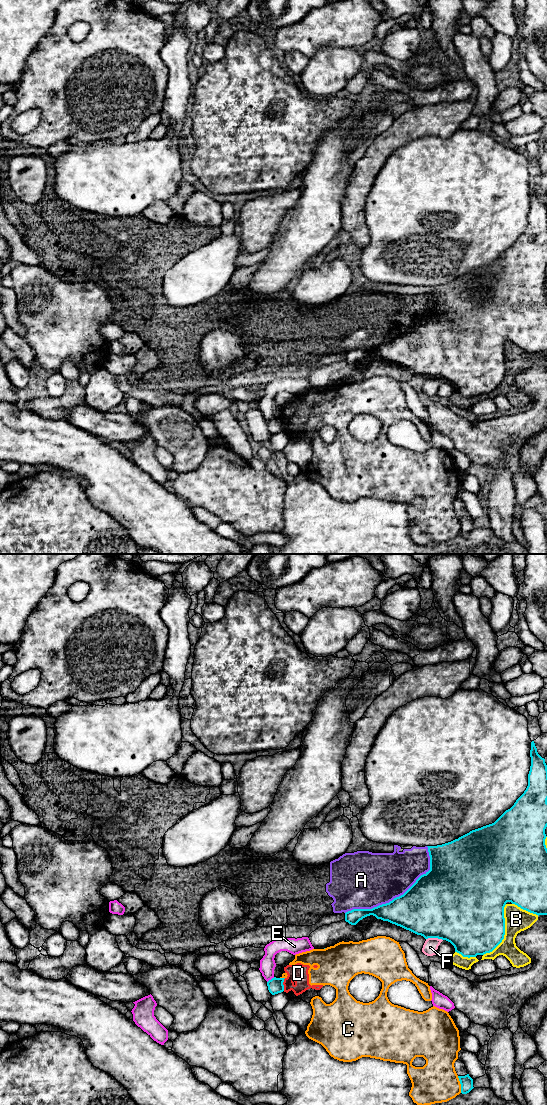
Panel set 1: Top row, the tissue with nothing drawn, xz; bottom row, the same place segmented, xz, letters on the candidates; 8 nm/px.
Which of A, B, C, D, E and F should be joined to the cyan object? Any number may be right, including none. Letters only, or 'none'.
none

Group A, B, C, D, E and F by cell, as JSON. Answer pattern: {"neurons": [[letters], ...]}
{"neurons": [["A"], ["B"], ["C", "D"], ["E"], ["F"]]}

